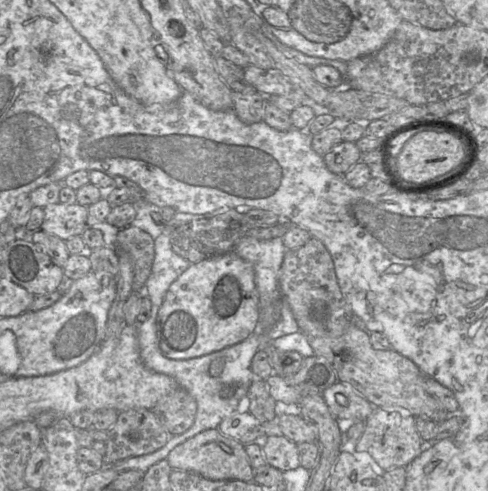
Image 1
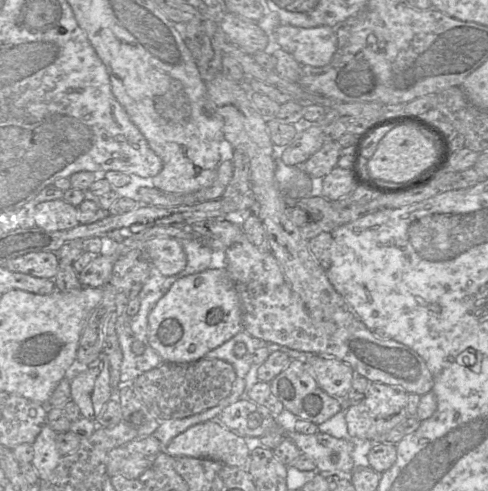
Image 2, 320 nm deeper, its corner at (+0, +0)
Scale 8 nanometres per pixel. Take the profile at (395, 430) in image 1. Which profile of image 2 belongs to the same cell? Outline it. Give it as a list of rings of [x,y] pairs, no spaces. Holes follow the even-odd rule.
[[[373,382],[365,397],[345,408],[351,440],[373,440],[408,417],[408,393],[401,387]]]

